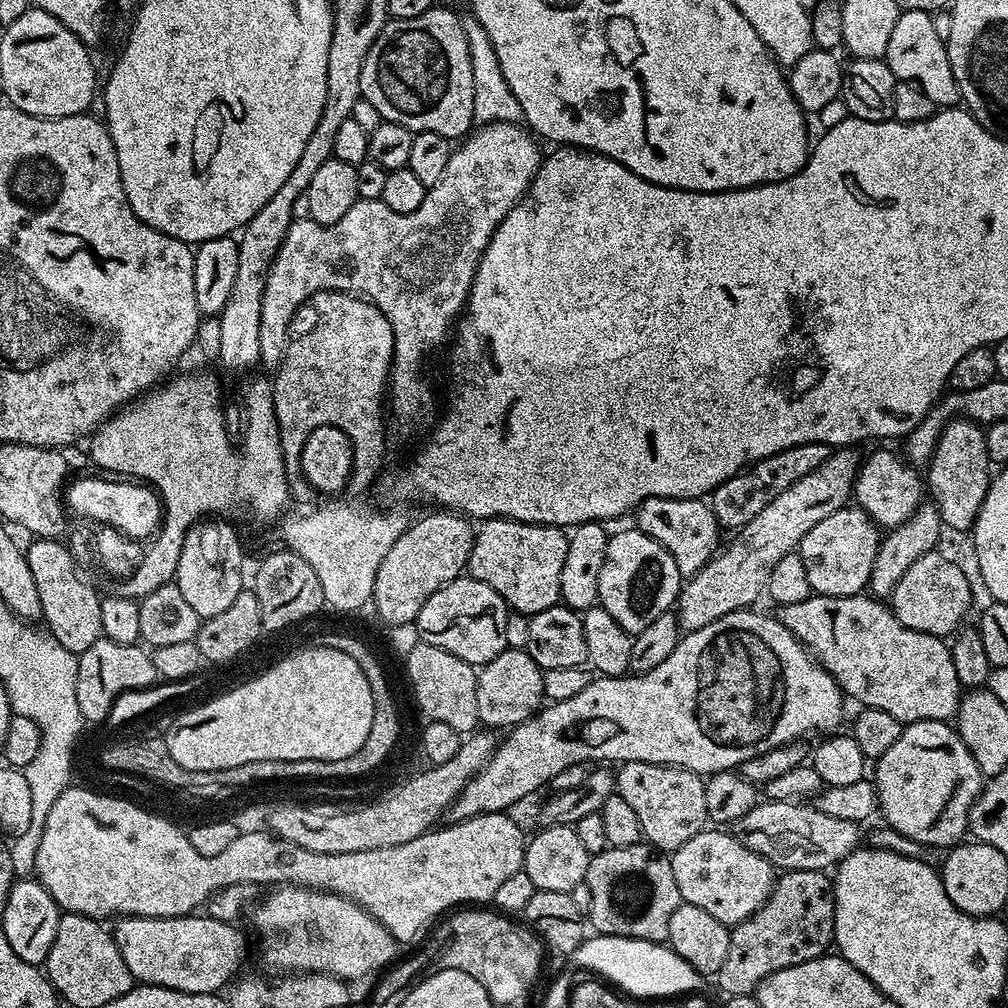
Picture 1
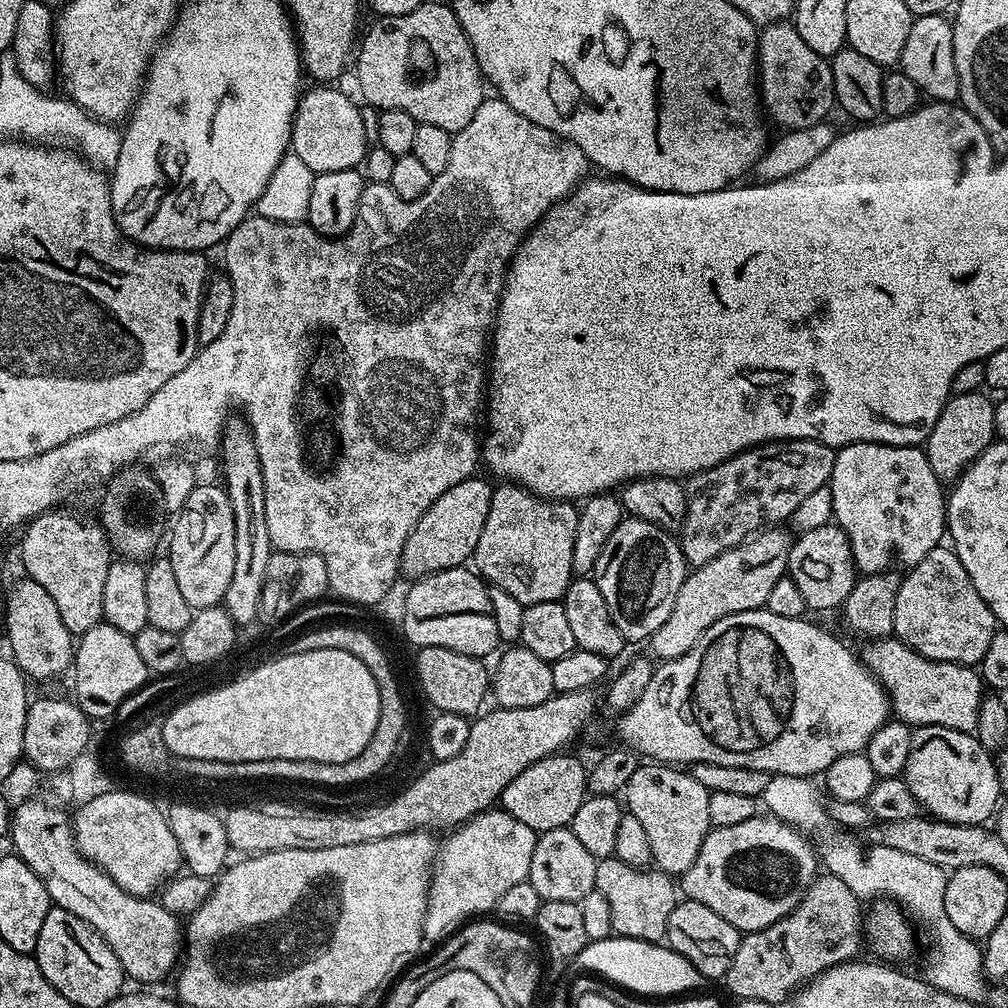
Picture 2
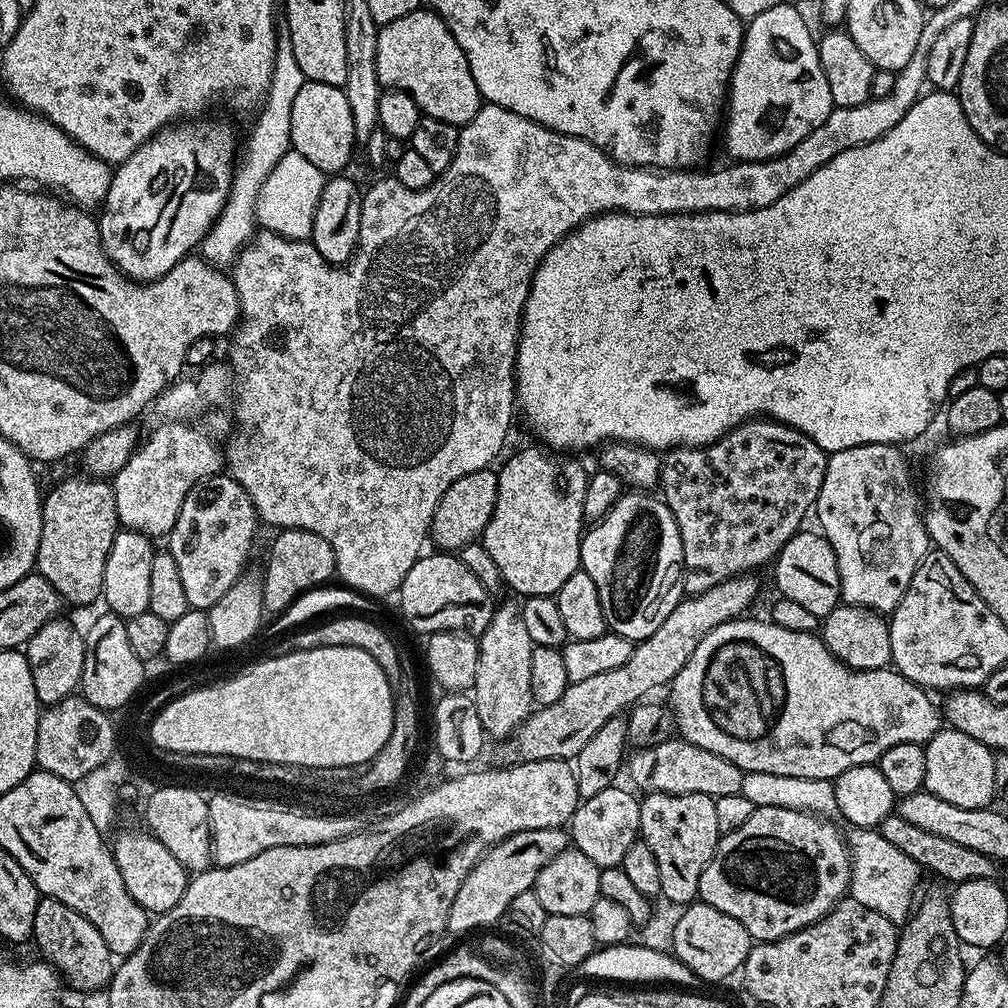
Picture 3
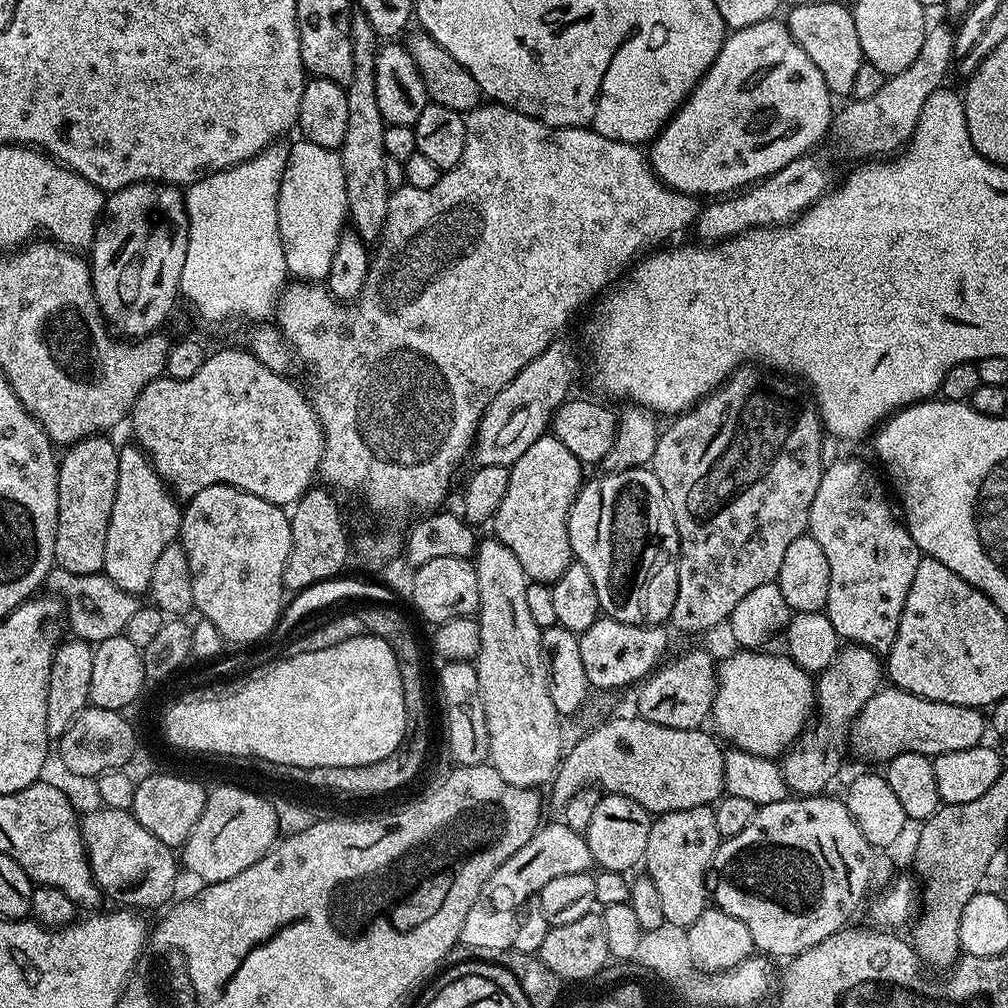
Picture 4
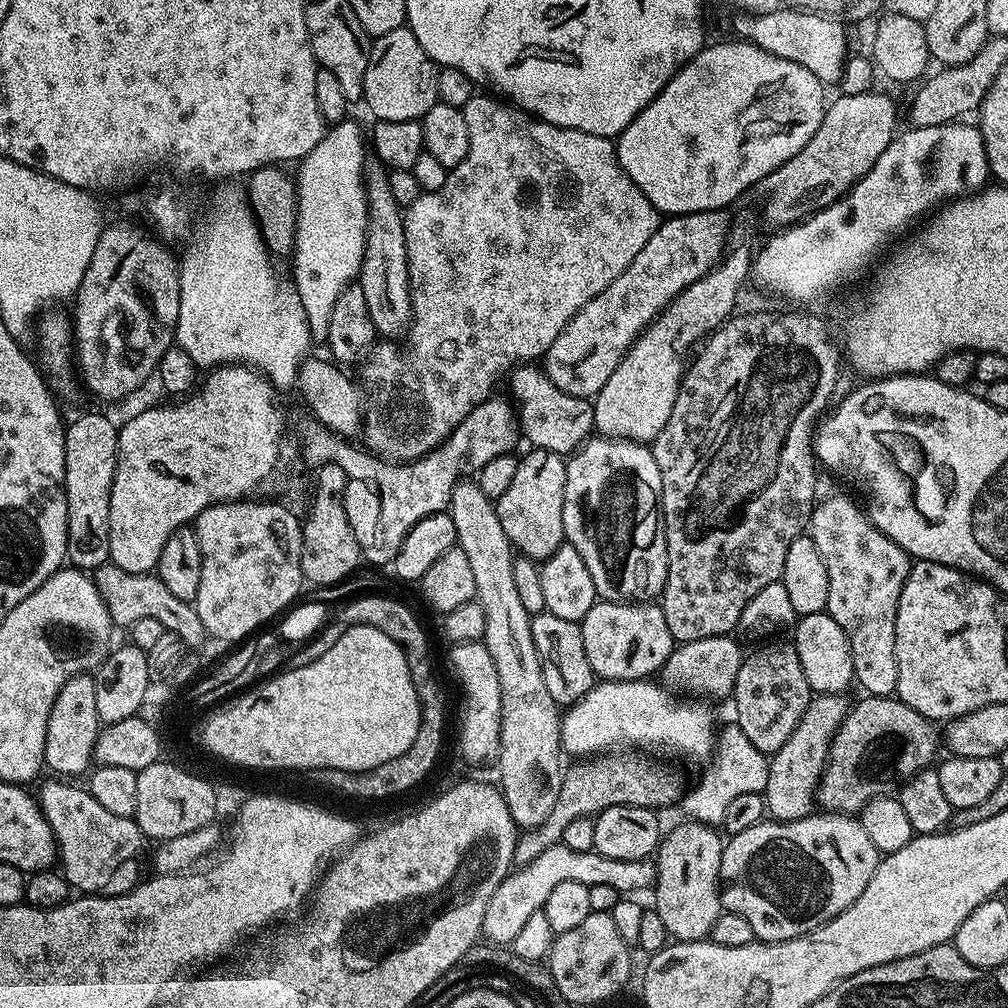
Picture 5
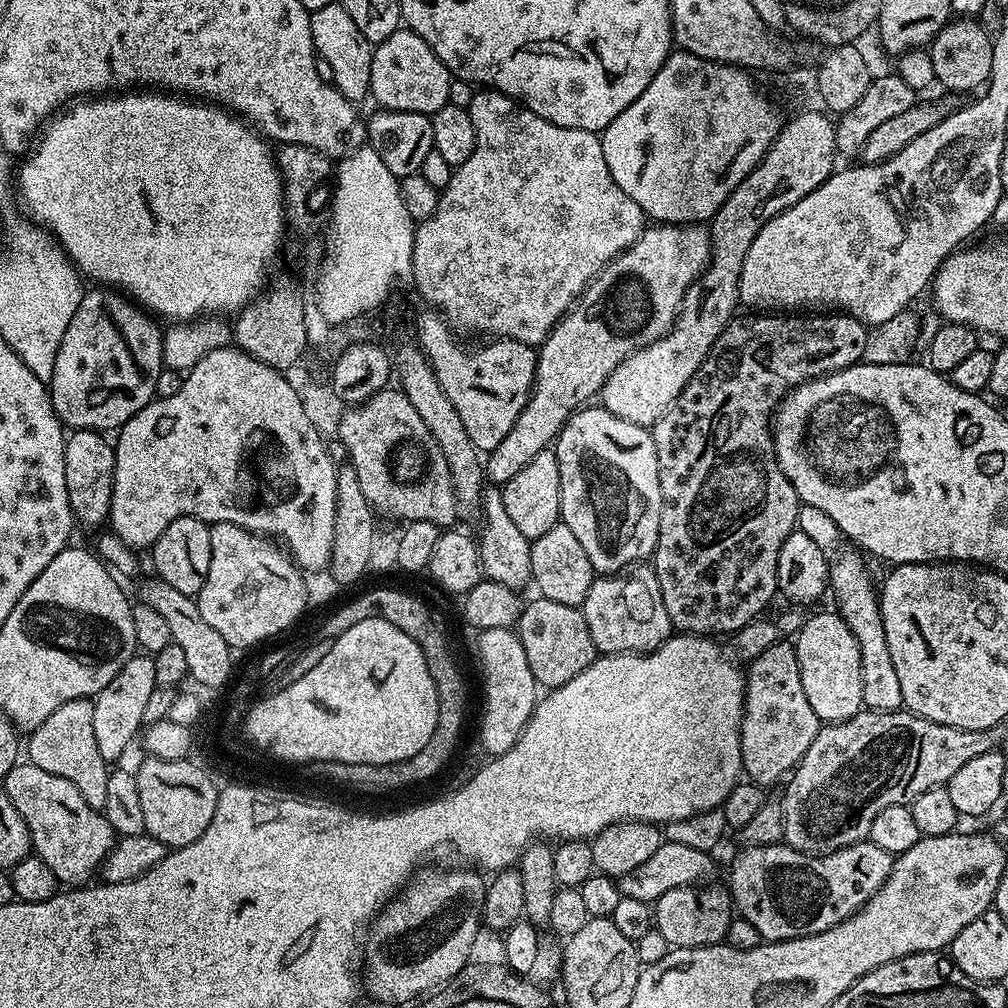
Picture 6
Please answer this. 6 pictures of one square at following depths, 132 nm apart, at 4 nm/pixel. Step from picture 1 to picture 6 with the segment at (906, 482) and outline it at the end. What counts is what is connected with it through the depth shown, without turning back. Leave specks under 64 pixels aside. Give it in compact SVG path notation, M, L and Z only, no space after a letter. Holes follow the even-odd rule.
M859 551L844 552L829 567L828 583L830 596L836 599L835 607L850 626L850 634L858 641L862 657L862 696L864 708L876 712L894 712L903 707L902 686L891 661L890 648L886 643L886 630L882 630L882 614L877 585L872 585L872 576L864 565L865 557Z

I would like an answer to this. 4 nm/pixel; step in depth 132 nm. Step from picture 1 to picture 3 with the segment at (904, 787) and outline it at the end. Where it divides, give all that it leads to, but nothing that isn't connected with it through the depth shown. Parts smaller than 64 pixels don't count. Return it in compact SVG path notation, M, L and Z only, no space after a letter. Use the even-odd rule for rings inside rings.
M951 726L941 727L924 745L926 754L926 778L924 788L930 794L938 794L945 802L954 802L954 806L967 808L986 808L993 803L996 796L994 782L993 749L982 742L962 734Z

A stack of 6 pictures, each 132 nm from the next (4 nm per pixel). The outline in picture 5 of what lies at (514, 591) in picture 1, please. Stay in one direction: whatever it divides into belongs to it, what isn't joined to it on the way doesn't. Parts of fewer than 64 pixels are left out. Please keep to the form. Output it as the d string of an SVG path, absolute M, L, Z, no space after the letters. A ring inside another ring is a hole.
M532 448L525 456L521 455L519 461L518 471L506 494L494 502L498 522L502 522L506 538L519 555L542 562L565 543L562 506L566 494L566 460L557 452Z

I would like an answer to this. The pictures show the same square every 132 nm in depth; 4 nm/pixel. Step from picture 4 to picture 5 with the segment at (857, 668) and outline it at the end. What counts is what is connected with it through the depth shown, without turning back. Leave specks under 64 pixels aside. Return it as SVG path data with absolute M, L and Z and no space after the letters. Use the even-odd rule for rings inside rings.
M817 695L813 698L798 726L794 726L794 734L790 734L790 738L786 738L783 746L769 759L768 777L762 795L771 819L797 820L813 811L816 787L820 785L820 775L824 773L832 739L850 707L849 701L844 699L843 695Z

